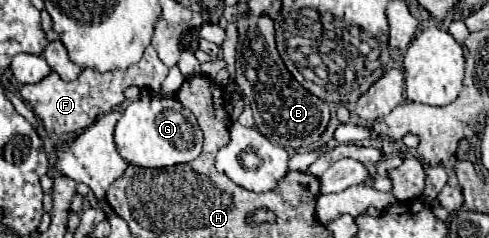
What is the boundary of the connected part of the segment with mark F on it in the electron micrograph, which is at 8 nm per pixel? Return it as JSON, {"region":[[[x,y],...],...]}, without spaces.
{"region":[[[149,46],[143,54],[143,58],[129,66],[127,70],[113,70],[113,72],[105,72],[99,74],[91,68],[85,68],[77,80],[73,82],[65,82],[59,78],[57,72],[51,72],[47,78],[43,78],[37,84],[25,84],[19,88],[19,94],[25,102],[29,102],[29,106],[33,108],[33,112],[39,116],[41,126],[47,132],[55,132],[57,136],[63,134],[71,134],[71,132],[81,132],[87,126],[91,126],[99,116],[115,110],[117,106],[121,106],[121,102],[125,100],[123,90],[129,86],[139,86],[139,88],[153,88],[159,90],[165,76],[167,76],[169,68],[159,60],[157,52],[153,46]]]}

